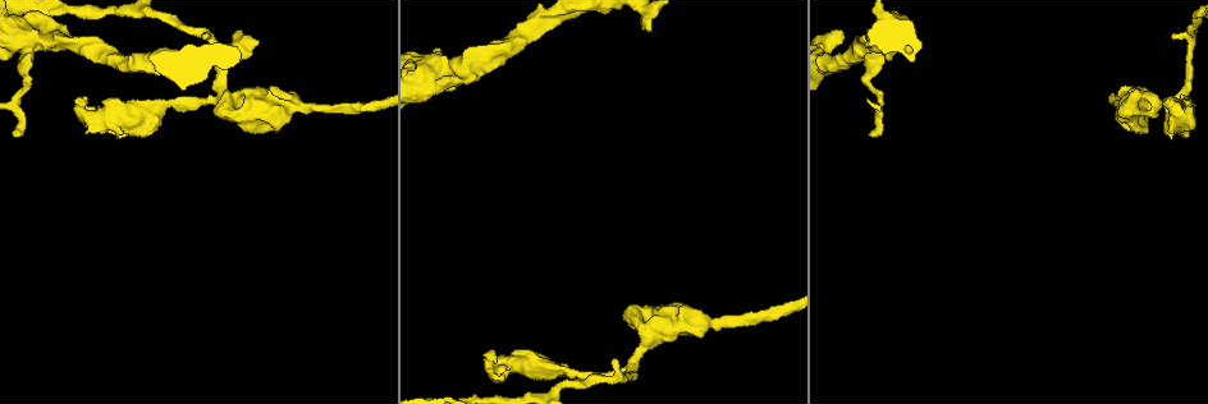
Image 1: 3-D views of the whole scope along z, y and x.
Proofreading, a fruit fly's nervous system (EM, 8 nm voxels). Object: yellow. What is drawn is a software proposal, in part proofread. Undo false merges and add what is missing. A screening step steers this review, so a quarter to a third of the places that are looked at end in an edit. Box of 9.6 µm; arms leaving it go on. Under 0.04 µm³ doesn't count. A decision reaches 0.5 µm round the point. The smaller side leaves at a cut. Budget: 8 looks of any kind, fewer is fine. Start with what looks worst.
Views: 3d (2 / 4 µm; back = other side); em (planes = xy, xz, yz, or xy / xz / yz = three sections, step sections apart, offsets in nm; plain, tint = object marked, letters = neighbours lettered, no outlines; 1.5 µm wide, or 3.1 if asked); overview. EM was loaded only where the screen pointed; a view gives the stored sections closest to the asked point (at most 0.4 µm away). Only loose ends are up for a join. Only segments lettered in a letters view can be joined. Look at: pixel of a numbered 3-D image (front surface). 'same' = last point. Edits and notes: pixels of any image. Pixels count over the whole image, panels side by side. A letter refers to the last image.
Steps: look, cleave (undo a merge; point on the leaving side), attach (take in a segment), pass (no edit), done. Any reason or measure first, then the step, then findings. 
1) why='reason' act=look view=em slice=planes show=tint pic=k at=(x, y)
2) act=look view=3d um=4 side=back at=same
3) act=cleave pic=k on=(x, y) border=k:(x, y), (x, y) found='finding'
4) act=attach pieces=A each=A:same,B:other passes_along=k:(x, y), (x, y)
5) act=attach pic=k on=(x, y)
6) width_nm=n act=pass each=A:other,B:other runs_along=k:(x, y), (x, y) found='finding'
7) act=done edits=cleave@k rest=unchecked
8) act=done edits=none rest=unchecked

why='thick end' act=look view=em slice=yz step=8 show=tint pic=1 at=(239, 32)

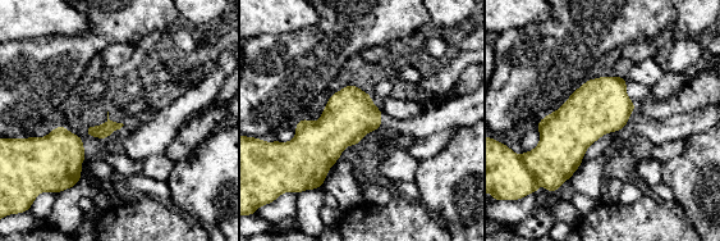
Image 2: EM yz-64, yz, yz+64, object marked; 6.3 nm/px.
act=look view=em slice=xy step=8 show=letters at=same

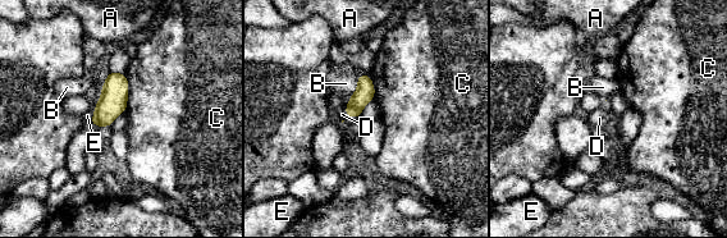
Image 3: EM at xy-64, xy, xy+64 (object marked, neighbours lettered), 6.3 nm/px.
act=attach pieces=D each=A:other,B:other,C:other,D:same,E:other passes_along=3:(365, 92), (348, 117), (342, 114) found='the neuron continues'

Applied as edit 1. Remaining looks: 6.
why='redraw' act=look view=overview

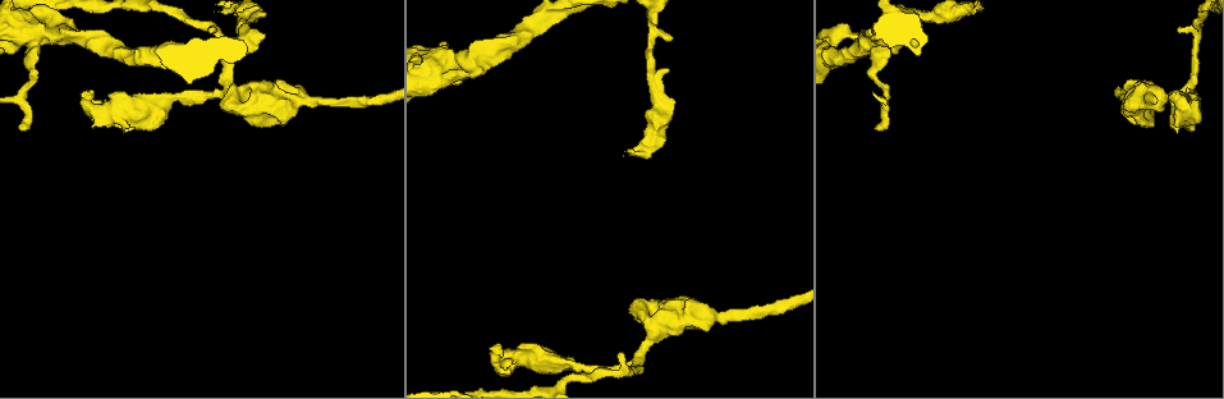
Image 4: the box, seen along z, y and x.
why='sudden change in width' act=look view=3d um=4 side=back pic=4 at=(266, 95)

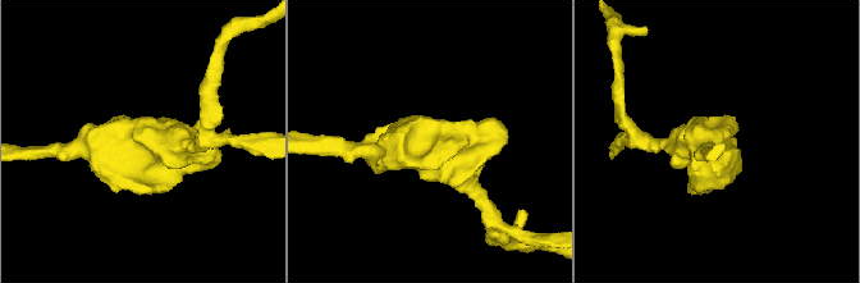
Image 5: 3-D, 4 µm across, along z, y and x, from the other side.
why='shape alone is not enough' act=look view=em slice=planes show=letters pic=5 at=(142, 142)

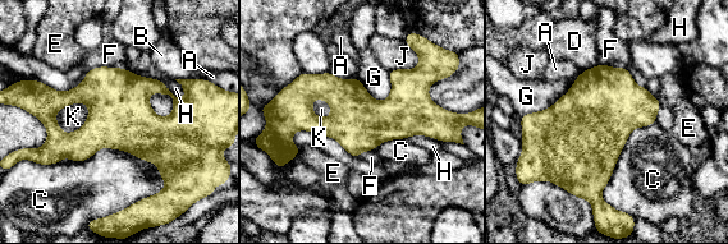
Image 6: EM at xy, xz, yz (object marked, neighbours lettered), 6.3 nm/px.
act=pass each=A:other,B:other,C:other,D:other,E:other,F:other,G:other,H:other,J:other,K:other border=6:(88, 106), (78, 128), (59, 128) found='all the same neuron'

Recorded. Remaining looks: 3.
why='free end' act=look view=em slice=planes show=letters pic=4 at=(1197, 101)

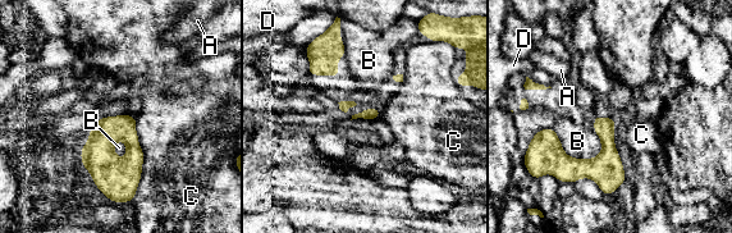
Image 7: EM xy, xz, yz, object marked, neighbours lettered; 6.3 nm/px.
act=pass each=A:other,B:other,C:other,D:other border=7:(602, 142), (527, 149) found='none of them fits'

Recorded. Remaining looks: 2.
act=done edits=attach@3 rest=unchecked

